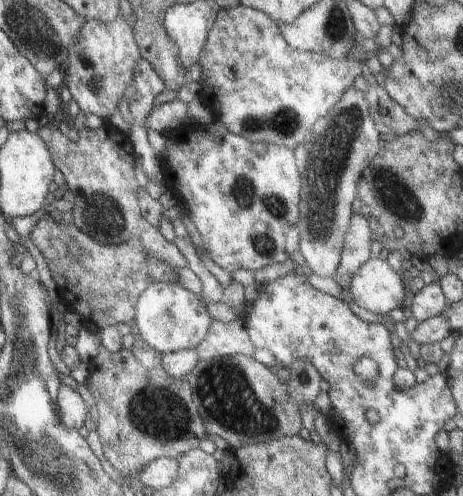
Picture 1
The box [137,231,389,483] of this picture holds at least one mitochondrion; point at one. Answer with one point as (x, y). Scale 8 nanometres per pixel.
(227, 399)

